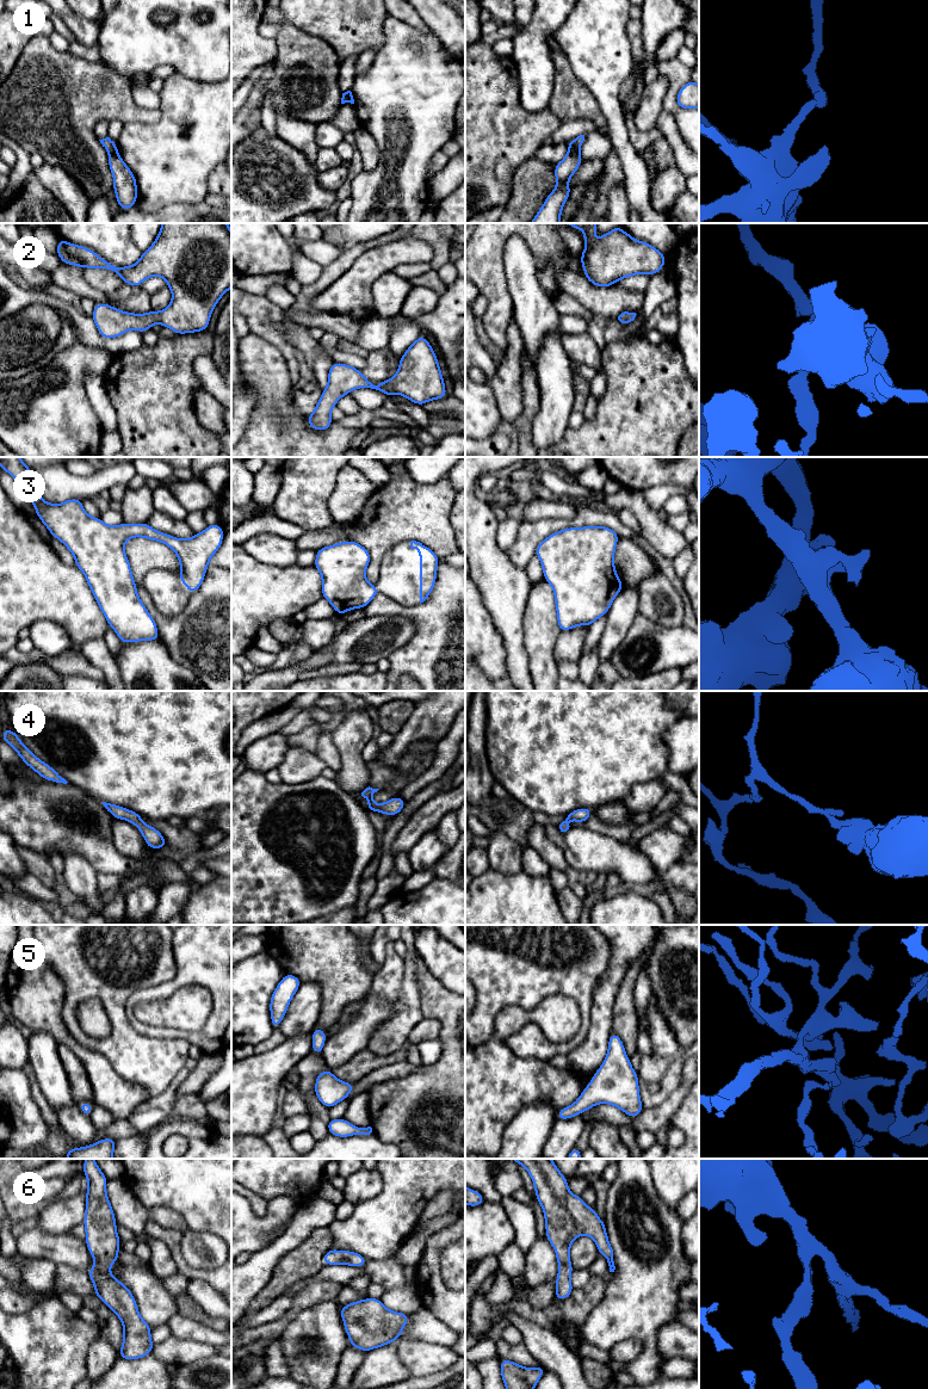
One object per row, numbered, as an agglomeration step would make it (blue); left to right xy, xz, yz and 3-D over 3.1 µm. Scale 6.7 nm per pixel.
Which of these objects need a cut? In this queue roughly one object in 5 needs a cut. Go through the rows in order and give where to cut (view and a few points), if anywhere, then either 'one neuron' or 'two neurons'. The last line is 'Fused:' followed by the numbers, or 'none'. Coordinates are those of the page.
1: cut in yz along (569, 150), (577, 153); two neurons
2: no cut; one neuron
3: no cut; one neuron
4: no cut; one neuron
5: no cut; one neuron
6: no cut; one neuron
Fused: 1

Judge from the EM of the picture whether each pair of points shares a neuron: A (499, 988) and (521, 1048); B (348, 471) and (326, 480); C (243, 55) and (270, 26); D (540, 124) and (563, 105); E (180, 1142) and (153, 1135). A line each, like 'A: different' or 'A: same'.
A: same
B: different
C: different
D: different
E: different

